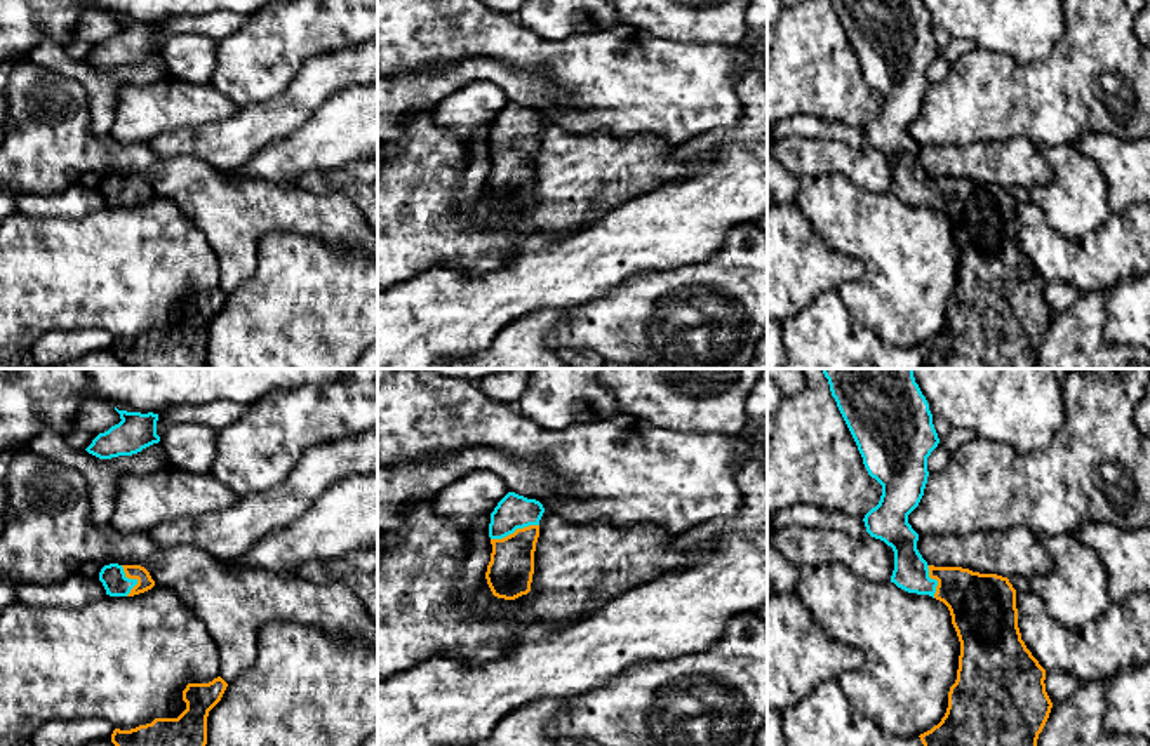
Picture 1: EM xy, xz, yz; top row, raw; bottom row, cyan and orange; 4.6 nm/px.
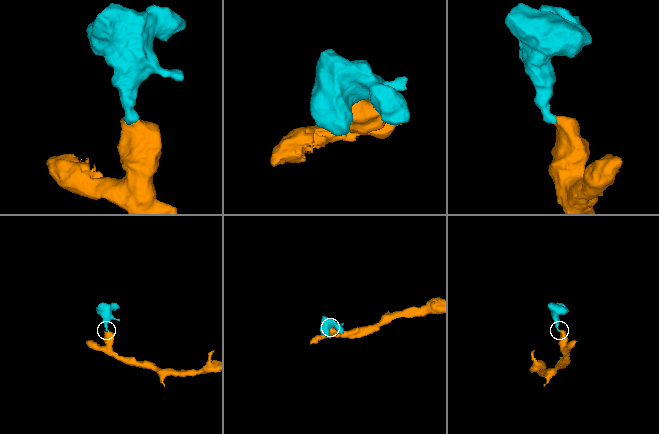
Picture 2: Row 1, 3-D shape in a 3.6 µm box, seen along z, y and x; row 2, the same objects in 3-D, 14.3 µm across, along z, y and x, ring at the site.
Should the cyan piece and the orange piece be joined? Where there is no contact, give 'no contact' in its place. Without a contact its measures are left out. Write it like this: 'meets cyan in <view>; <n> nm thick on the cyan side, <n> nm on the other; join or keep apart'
meets cyan in xz; 160 nm thick on the cyan side, 220 nm on the other; join

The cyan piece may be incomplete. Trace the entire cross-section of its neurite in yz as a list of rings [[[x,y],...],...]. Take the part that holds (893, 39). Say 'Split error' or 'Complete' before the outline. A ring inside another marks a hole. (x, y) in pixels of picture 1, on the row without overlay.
Split error. [[[830,0],[837,17],[858,56],[863,75],[872,89],[882,96],[882,106],[863,132],[866,143],[884,151],[894,162],[891,193],[898,198],[929,205],[943,212],[960,252],[957,290],[948,303],[945,327],[920,351],[933,369],[1035,369],[1039,344],[1042,343],[1053,313],[1046,303],[1046,280],[1026,259],[1018,238],[1016,200],[1007,188],[980,184],[962,177],[929,176],[917,160],[919,144],[908,134],[908,125],[919,117],[927,94],[927,68],[939,49],[933,35],[929,14],[920,0]]]

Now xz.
Split error. [[[508,103],[491,123],[492,163],[485,190],[494,207],[515,210],[531,202],[543,123],[539,111],[515,103]]]

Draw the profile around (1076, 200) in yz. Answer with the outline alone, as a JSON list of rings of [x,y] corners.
[[[1073,144],[1037,148],[1053,169],[1053,179],[1028,191],[1047,223],[1066,238],[1080,238],[1105,224],[1112,214],[1108,183],[1096,160]]]

